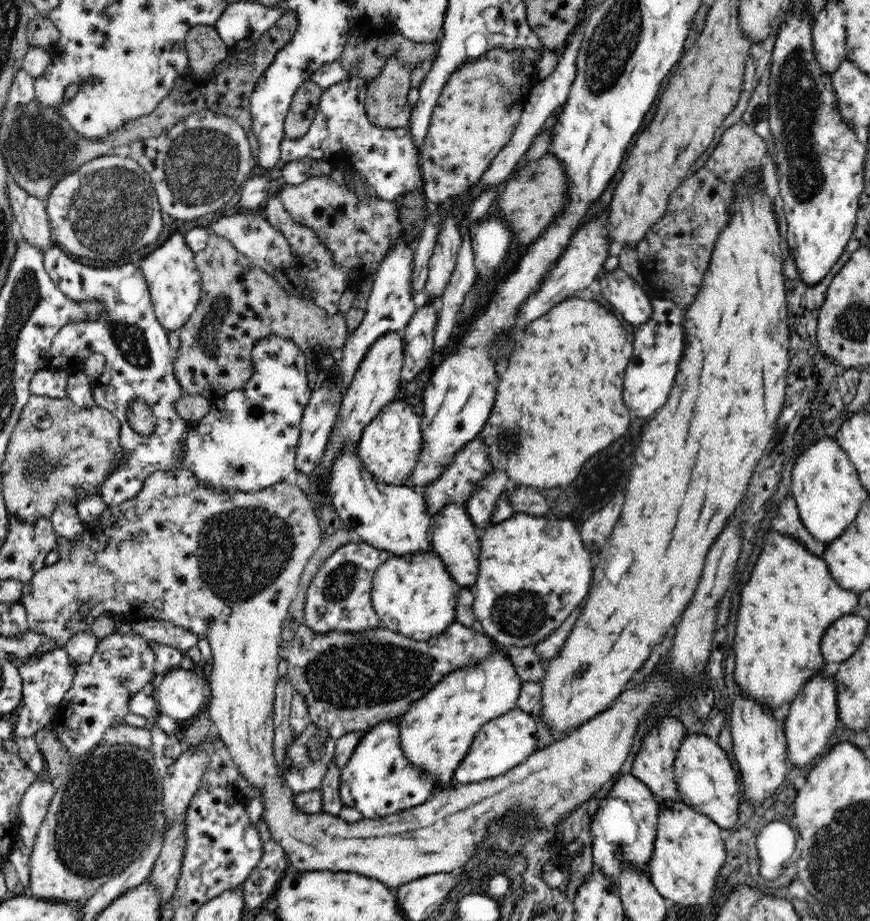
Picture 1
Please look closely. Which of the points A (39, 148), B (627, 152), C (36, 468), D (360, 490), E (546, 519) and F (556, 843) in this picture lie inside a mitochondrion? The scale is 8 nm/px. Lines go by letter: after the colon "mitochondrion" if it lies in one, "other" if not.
A: mitochondrion
B: other
C: mitochondrion
D: other
E: other
F: other

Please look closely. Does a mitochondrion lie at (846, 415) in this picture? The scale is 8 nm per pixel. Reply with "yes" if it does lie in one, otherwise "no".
no

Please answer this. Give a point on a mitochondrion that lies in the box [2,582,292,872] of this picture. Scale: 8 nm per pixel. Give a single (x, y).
(122, 682)

